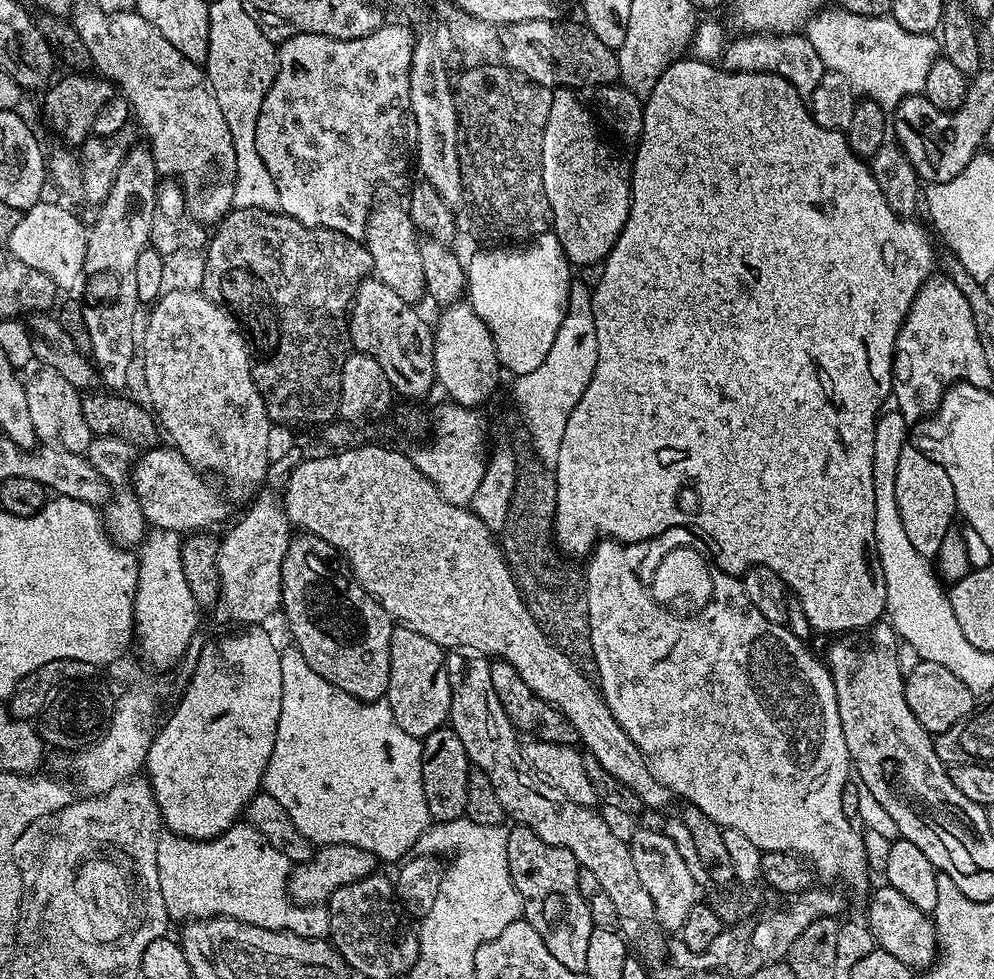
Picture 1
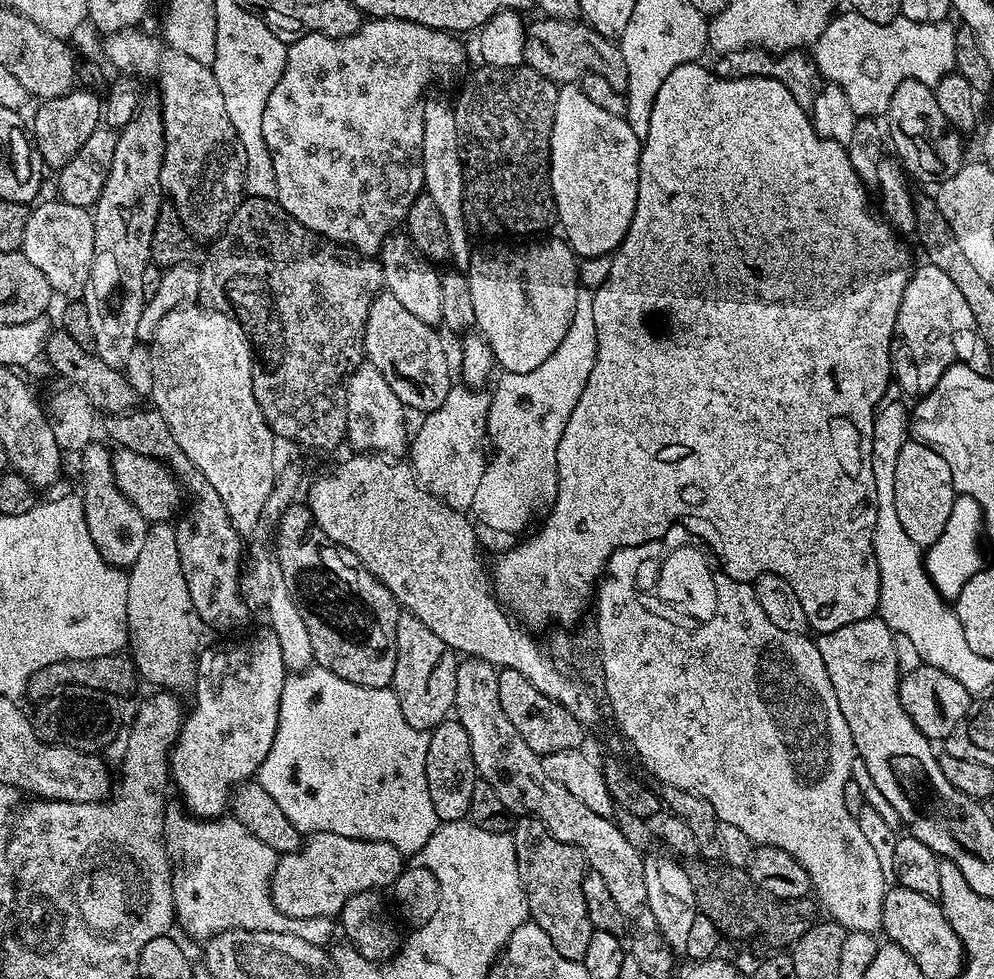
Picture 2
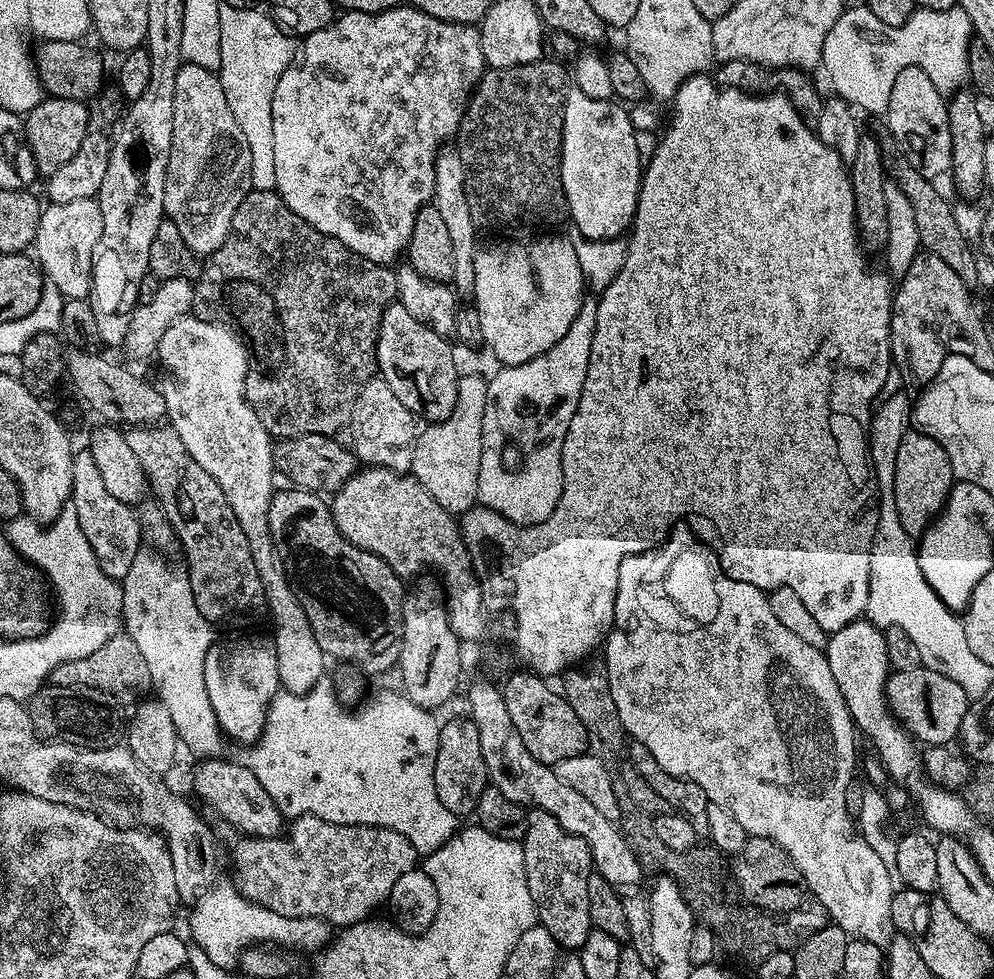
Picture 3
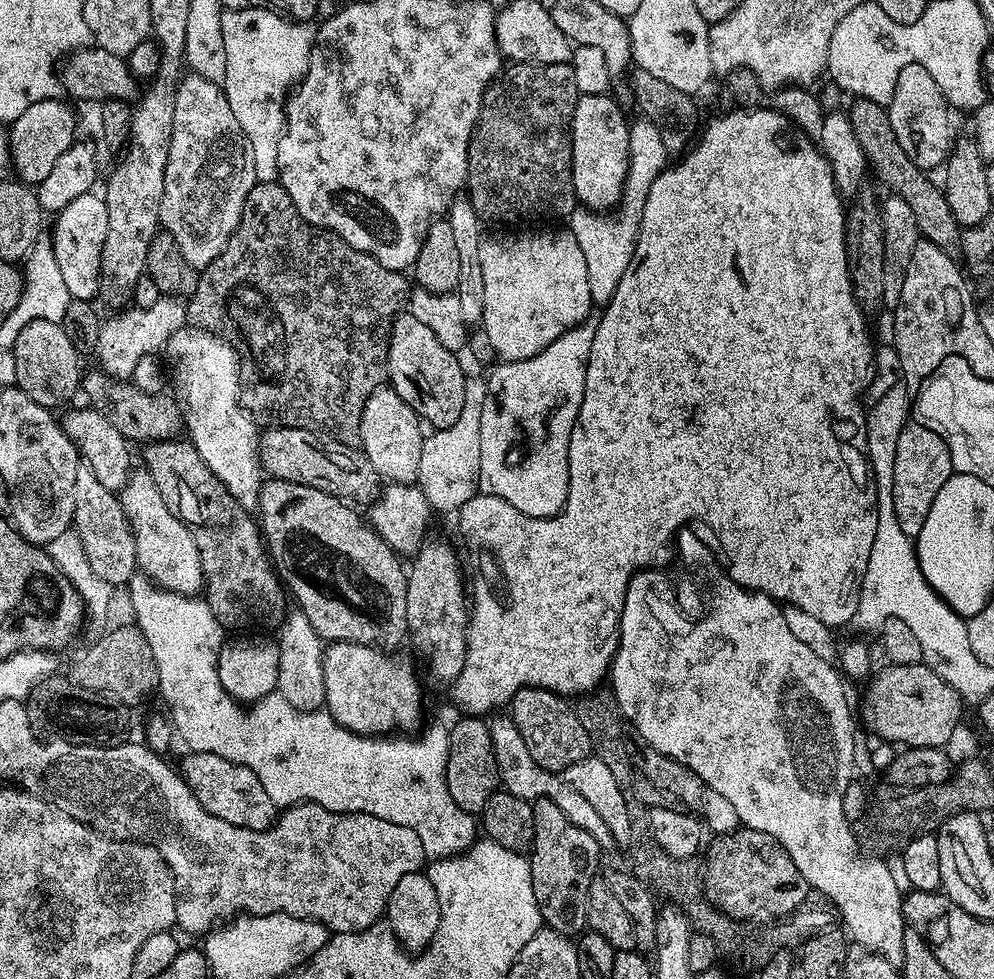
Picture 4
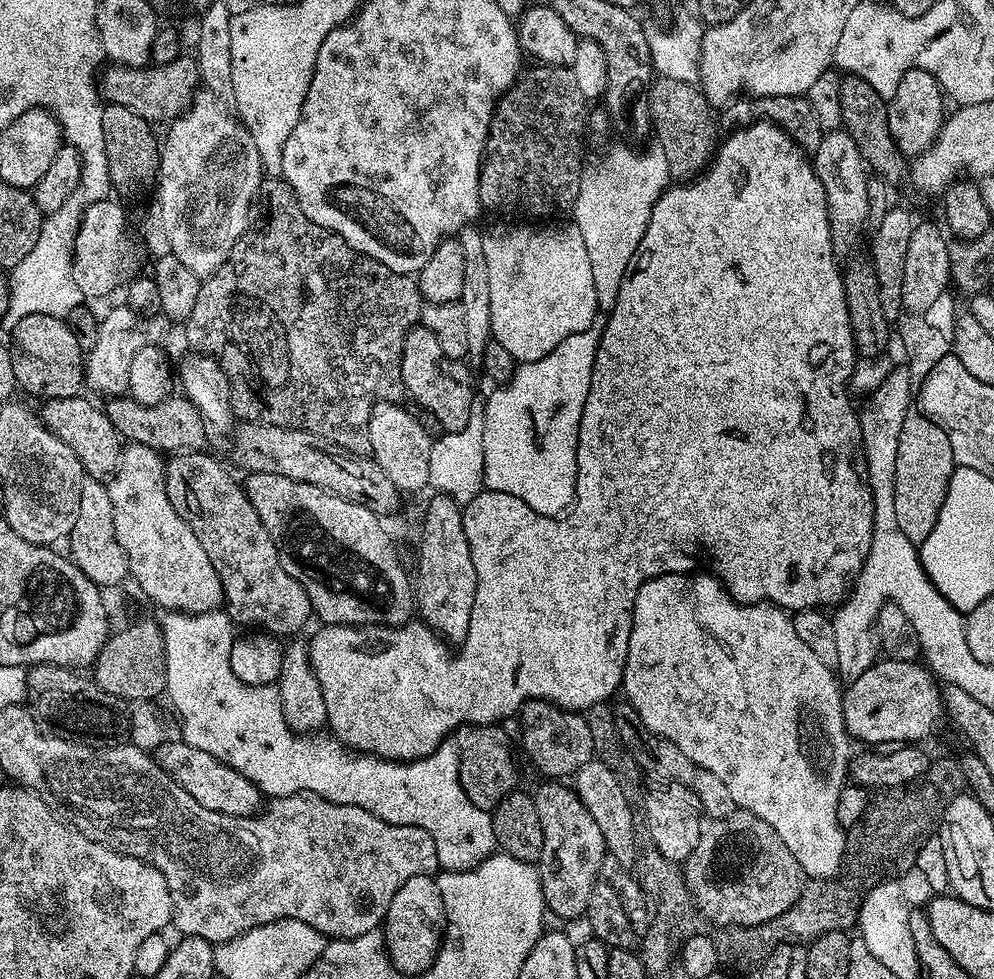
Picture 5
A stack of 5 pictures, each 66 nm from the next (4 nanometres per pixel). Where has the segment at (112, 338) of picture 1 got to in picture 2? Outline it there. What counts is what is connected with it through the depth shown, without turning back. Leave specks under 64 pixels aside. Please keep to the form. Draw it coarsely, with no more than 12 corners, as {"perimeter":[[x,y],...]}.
{"perimeter":[[159,107],[119,129],[82,303],[95,355],[138,347],[164,157]]}

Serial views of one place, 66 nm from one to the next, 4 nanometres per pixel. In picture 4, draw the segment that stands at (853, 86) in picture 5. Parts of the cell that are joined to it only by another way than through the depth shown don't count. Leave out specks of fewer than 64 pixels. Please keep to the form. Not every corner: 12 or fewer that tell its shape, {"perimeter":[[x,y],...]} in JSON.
{"perimeter":[[847,109],[862,154],[914,213],[923,239],[955,249],[962,231],[944,189],[915,165],[889,109]]}

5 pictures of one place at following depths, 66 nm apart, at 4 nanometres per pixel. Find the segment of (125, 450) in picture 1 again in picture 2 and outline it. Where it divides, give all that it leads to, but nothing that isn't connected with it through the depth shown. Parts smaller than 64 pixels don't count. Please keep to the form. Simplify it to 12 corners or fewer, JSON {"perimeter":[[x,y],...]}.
{"perimeter":[[113,449],[79,450],[78,488],[98,554],[127,570],[150,524],[118,490]]}

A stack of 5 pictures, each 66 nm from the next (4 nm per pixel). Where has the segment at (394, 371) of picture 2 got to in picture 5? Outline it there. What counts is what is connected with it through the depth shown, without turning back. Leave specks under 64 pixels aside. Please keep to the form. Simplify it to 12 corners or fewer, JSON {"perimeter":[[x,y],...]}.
{"perimeter":[[423,326],[406,334],[404,391],[444,432],[470,422],[467,363]]}

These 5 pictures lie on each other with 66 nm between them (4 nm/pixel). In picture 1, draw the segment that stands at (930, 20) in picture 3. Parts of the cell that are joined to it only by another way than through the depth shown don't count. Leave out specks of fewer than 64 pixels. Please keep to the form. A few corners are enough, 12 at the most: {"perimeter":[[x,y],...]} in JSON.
{"perimeter":[[839,6],[806,25],[827,71],[895,109],[923,93],[935,35]]}

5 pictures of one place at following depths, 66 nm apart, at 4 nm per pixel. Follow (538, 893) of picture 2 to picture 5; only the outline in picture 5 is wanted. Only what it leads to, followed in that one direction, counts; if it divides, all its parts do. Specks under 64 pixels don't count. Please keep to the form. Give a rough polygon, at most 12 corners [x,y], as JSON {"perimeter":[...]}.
{"perimeter":[[544,782],[544,907],[585,915],[606,849],[575,787]]}

